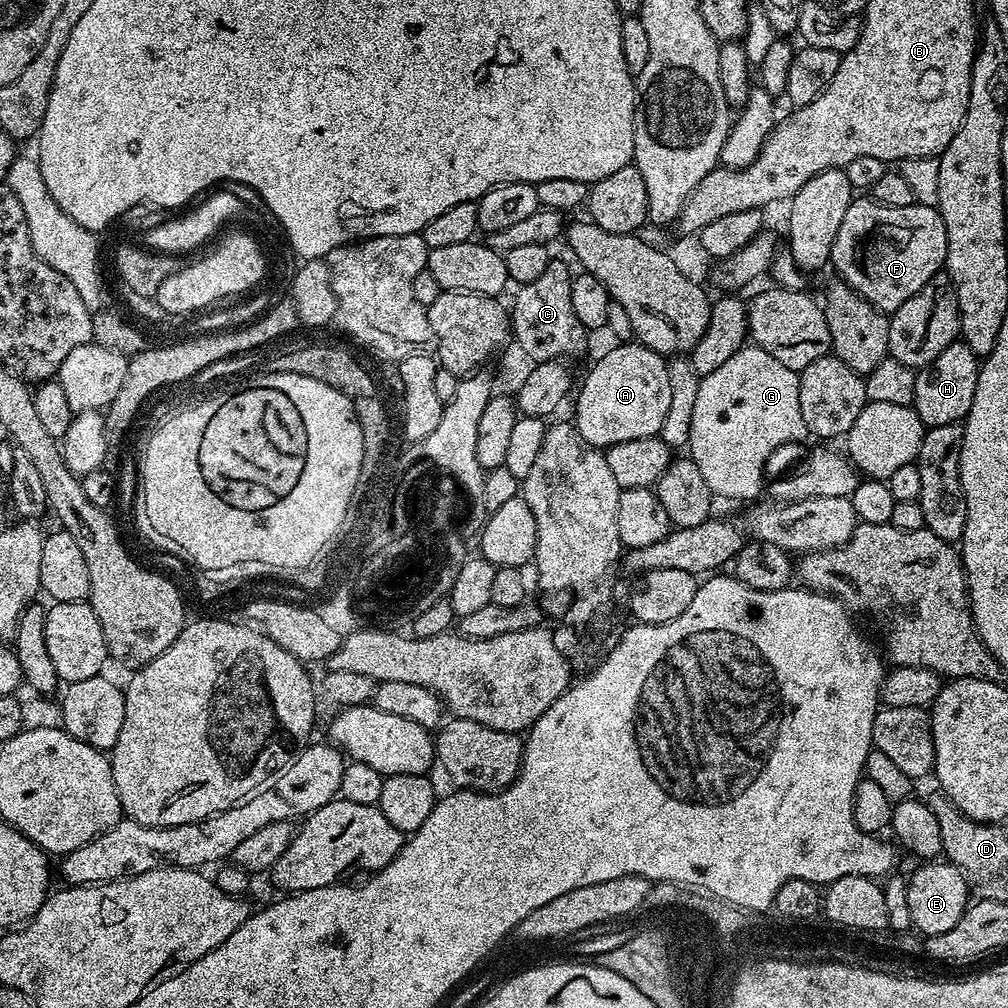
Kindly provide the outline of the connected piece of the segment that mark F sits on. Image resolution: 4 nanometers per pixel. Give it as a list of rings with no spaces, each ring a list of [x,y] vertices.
[[[856,198],[842,217],[842,226],[838,226],[838,238],[834,238],[830,264],[833,269],[836,267],[835,275],[849,284],[859,296],[880,312],[891,314],[902,306],[902,302],[906,302],[906,298],[914,298],[914,294],[918,294],[930,278],[942,271],[947,249],[946,226],[936,208],[918,203],[891,208],[877,204],[871,198]]]

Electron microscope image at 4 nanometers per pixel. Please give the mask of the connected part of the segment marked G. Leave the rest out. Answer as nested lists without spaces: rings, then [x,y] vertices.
[[[755,346],[740,348],[738,354],[734,354],[734,358],[729,358],[722,366],[718,366],[718,370],[714,370],[714,374],[701,376],[700,385],[698,386],[698,398],[694,401],[694,418],[690,418],[690,438],[688,439],[687,451],[690,453],[690,459],[698,466],[698,470],[702,470],[702,478],[706,478],[706,486],[710,486],[710,490],[717,497],[725,496],[728,500],[752,500],[759,492],[763,493],[766,488],[764,467],[767,466],[768,459],[779,448],[784,448],[787,444],[792,444],[795,440],[805,439],[808,436],[806,422],[802,422],[802,406],[798,406],[799,385],[800,378],[797,372],[782,366],[782,362],[778,362],[778,358],[766,354],[766,350]]]

